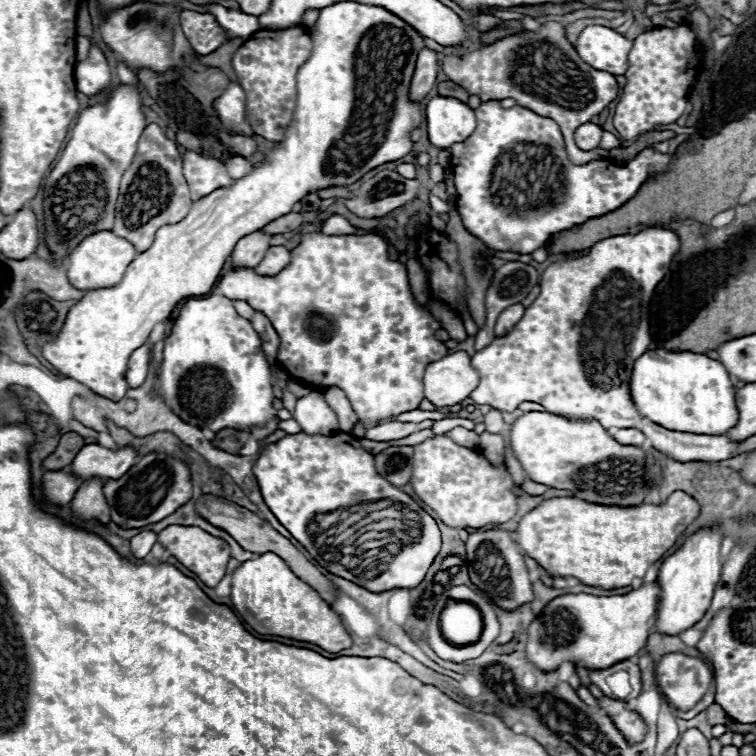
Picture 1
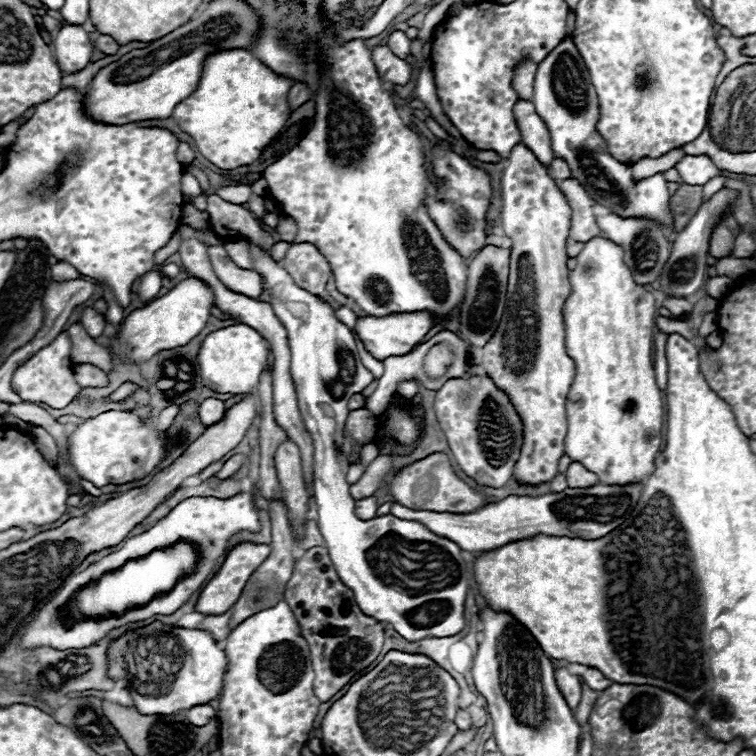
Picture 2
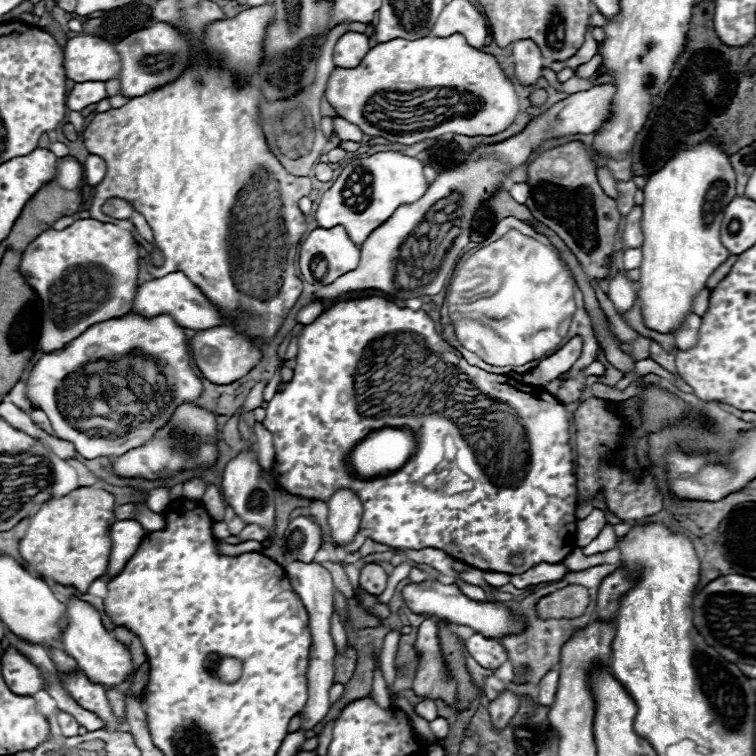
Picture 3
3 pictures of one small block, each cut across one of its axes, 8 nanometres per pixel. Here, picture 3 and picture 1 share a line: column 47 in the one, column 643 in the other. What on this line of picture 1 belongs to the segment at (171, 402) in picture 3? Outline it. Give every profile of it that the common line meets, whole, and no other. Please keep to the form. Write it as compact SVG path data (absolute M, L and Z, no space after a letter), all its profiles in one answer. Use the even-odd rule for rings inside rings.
M662 348L644 352L634 364L630 392L644 416L674 432L722 436L738 424L734 384L726 368L704 354L664 352Z

